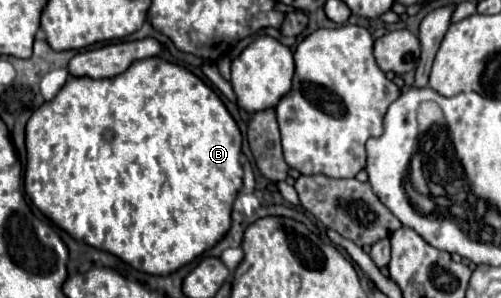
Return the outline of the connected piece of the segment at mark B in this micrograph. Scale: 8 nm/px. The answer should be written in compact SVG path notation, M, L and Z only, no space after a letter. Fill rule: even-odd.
M149 57L135 61L125 73L109 79L91 79L91 77L69 77L55 99L43 103L27 121L27 165L25 165L25 193L31 197L33 205L49 217L57 227L67 231L73 239L85 241L91 247L109 251L131 267L151 273L151 275L169 275L197 259L203 251L211 249L217 241L223 239L231 227L231 207L233 199L241 189L243 169L239 163L241 157L241 131L235 119L229 115L221 99L211 87L207 87L197 75L187 71L181 65L169 63L161 57ZM113 131L113 139L105 139L105 133Z

